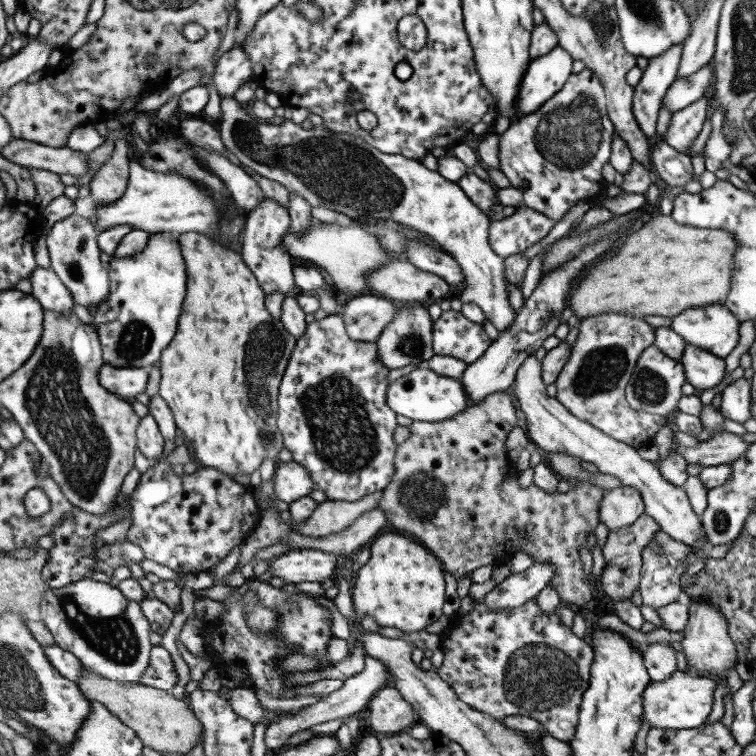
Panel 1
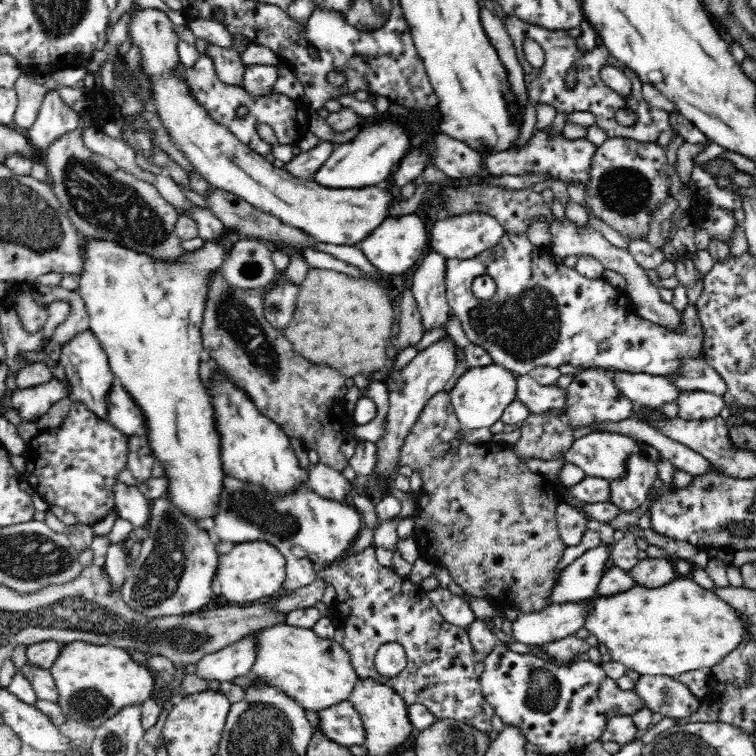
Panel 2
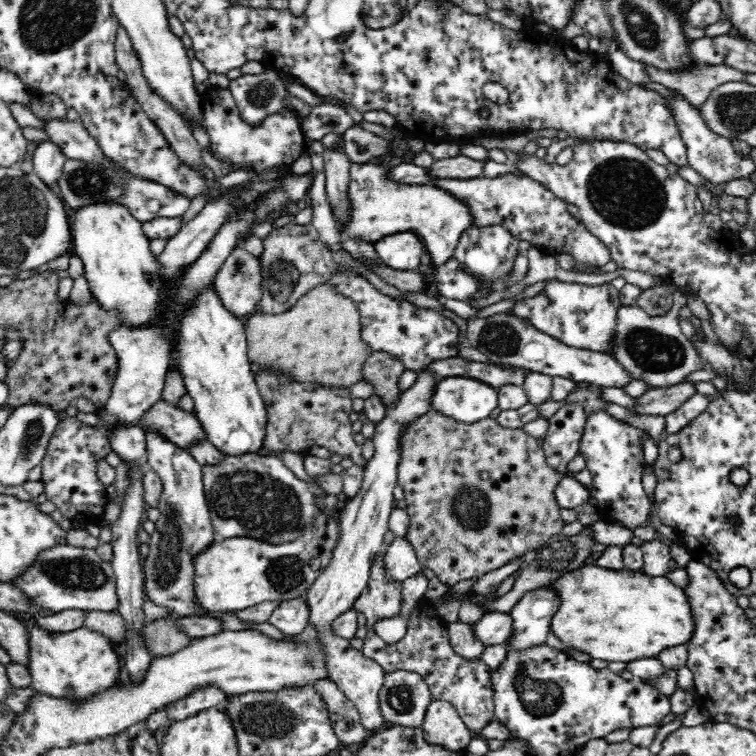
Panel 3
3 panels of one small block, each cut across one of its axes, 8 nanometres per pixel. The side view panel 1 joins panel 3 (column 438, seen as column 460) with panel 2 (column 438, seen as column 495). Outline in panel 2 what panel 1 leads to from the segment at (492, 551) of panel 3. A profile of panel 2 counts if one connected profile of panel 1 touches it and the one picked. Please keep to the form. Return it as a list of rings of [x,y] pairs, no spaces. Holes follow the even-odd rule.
[[[438,392],[428,400],[406,436],[404,446],[400,448],[399,464],[418,470],[423,482],[413,514],[416,526],[412,536],[419,549],[419,558],[435,567],[448,569],[453,584],[462,587],[467,595],[494,604],[502,601],[506,606],[517,606],[519,614],[522,614],[552,604],[549,596],[560,576],[555,567],[567,548],[559,536],[556,519],[557,507],[563,501],[559,487],[542,475],[532,473],[526,460],[558,460],[570,450],[575,439],[574,429],[556,411],[530,413],[520,428],[520,438],[513,443],[499,438],[481,445],[468,443],[462,437],[465,428],[454,413],[449,393]]]

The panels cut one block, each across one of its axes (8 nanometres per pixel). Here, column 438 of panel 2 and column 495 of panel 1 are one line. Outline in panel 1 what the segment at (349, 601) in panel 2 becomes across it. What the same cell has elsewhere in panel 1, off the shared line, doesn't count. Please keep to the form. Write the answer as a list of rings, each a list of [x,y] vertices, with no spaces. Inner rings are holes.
[[[535,598],[525,602],[518,608],[503,608],[502,610],[491,610],[484,601],[475,601],[475,607],[468,615],[455,614],[453,619],[450,619],[449,626],[440,632],[439,636],[441,642],[440,649],[444,653],[444,659],[443,665],[436,671],[455,690],[460,700],[499,721],[505,716],[512,715],[532,717],[534,720],[541,722],[542,728],[548,733],[564,742],[569,741],[575,735],[582,697],[589,685],[590,667],[595,657],[594,650],[592,650],[589,642],[575,636],[571,627],[563,625],[558,615],[544,614],[540,610]]]

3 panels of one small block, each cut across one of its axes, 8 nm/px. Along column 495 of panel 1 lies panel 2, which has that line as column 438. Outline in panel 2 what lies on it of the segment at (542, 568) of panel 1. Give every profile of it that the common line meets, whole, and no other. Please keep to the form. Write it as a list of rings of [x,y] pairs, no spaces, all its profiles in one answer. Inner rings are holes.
[[[439,586],[434,590],[426,591],[426,593],[440,614],[450,624],[466,630],[477,619],[468,602],[456,595],[454,590],[450,591],[450,588]]]

